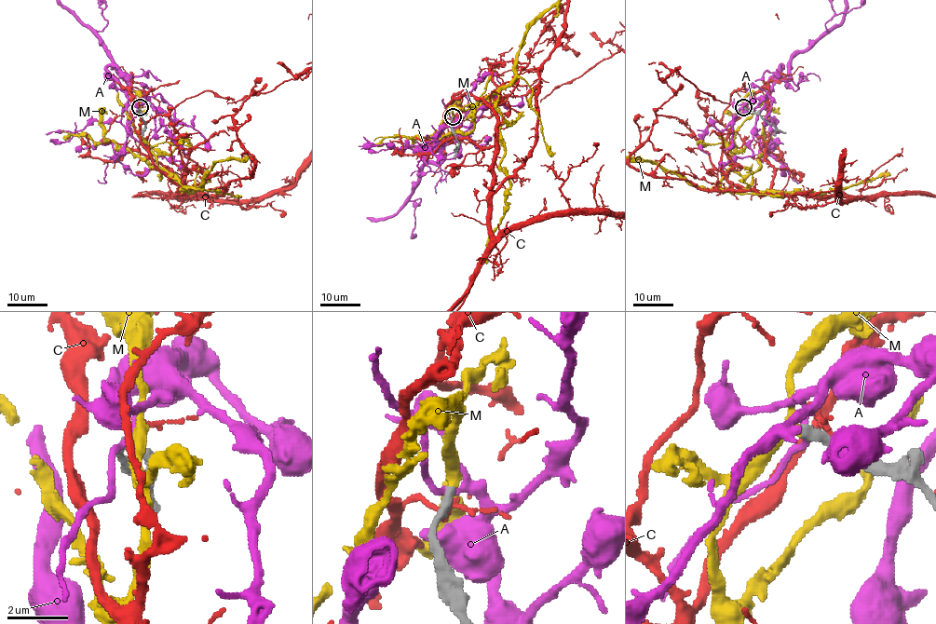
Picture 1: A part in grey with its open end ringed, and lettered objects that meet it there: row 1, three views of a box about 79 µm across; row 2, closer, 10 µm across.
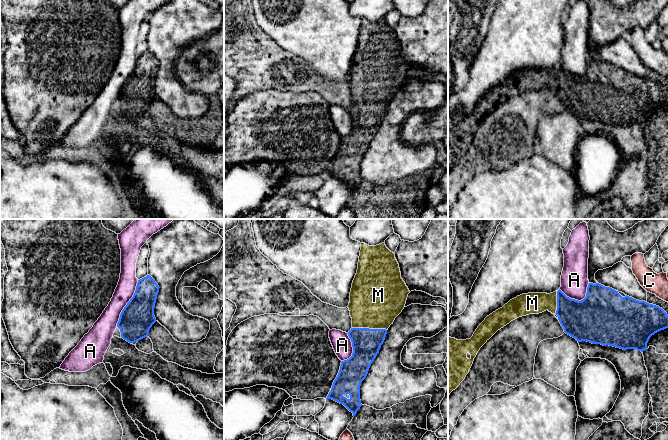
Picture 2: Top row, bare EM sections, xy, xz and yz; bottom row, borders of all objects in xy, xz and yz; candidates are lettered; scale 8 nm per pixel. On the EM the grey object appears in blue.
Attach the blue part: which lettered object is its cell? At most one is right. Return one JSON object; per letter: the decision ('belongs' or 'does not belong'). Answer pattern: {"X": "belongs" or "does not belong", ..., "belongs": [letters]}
{"A": "does not belong", "C": "does not belong", "M": "belongs", "belongs": ["M"]}

